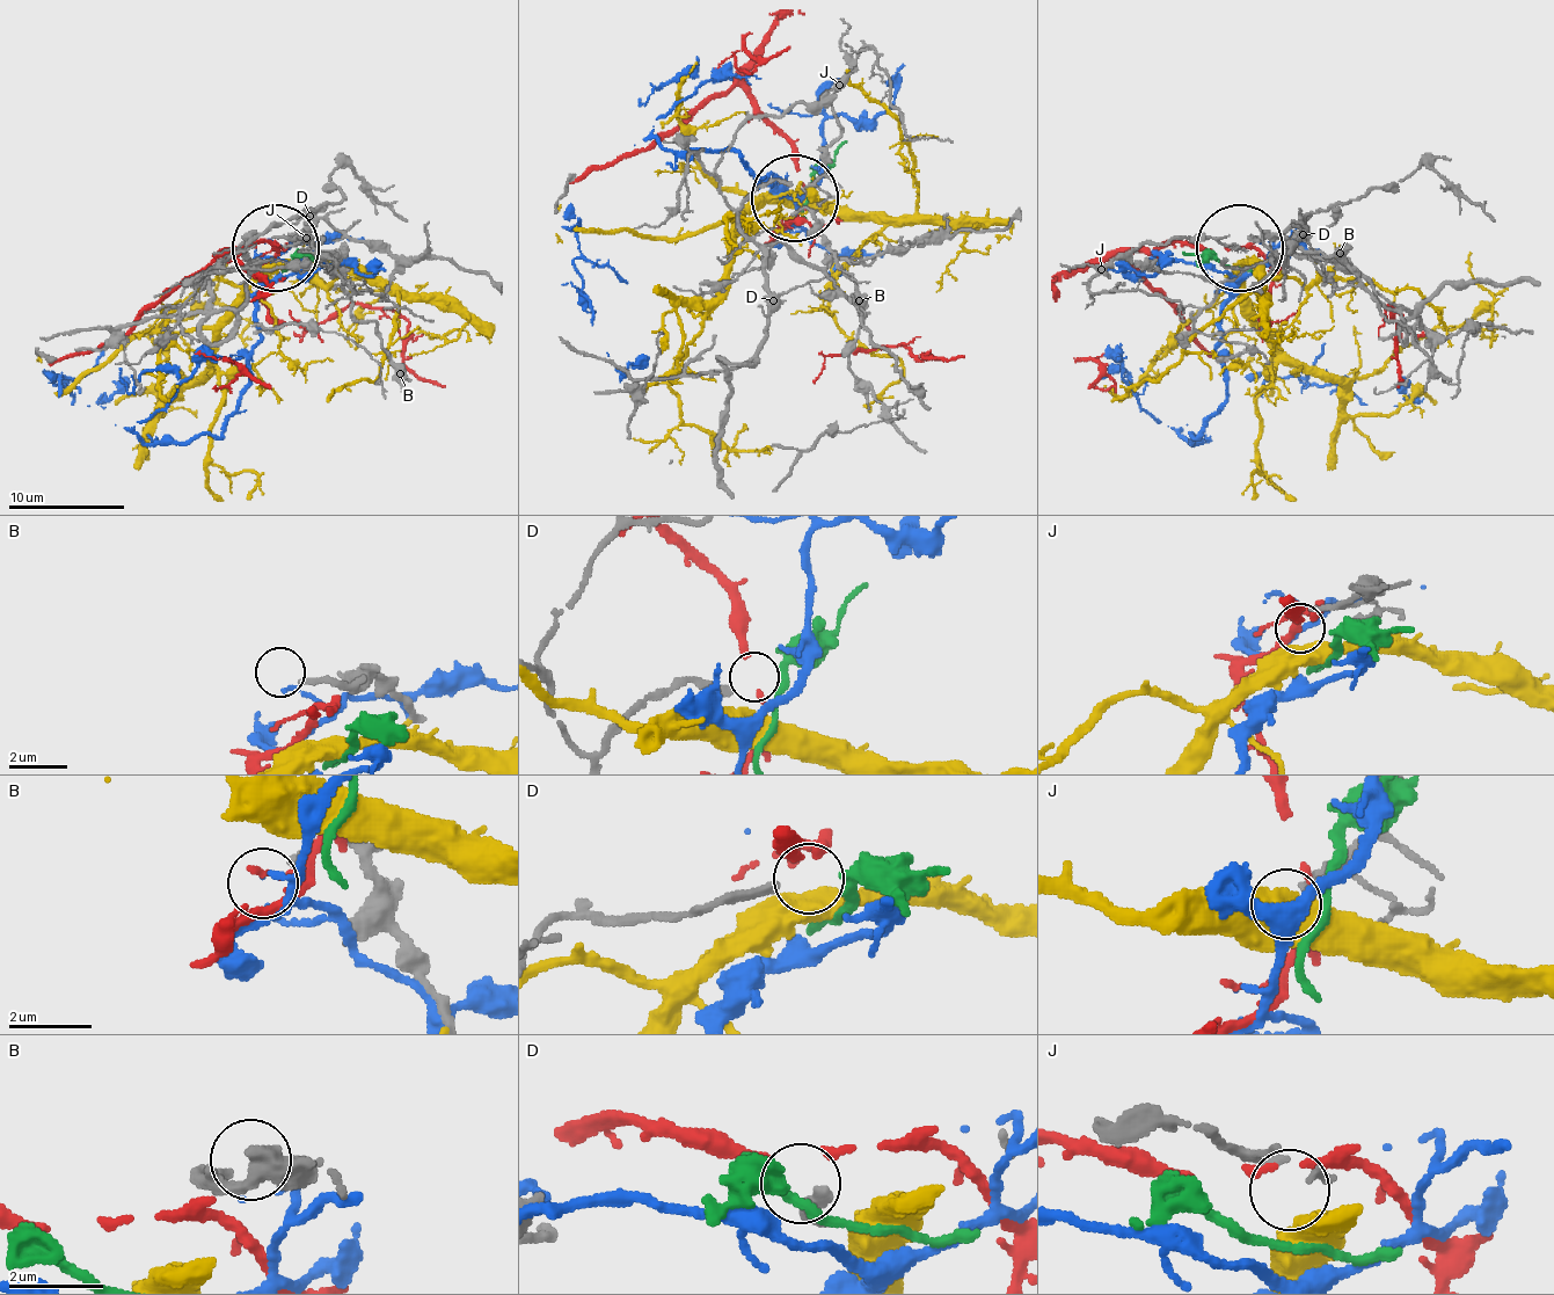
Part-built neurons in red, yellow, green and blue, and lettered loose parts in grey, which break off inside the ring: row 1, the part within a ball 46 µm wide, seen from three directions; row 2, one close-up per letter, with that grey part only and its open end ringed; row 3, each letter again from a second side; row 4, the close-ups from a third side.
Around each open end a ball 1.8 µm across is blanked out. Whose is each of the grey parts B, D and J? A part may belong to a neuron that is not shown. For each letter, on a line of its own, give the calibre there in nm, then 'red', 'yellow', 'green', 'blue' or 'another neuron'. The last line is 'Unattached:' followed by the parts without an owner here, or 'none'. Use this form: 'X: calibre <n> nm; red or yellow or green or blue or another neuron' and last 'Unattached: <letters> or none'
B: calibre 200 nm; another neuron
D: calibre 240 nm; another neuron
J: calibre 190 nm; another neuron
Unattached: B, D, J

